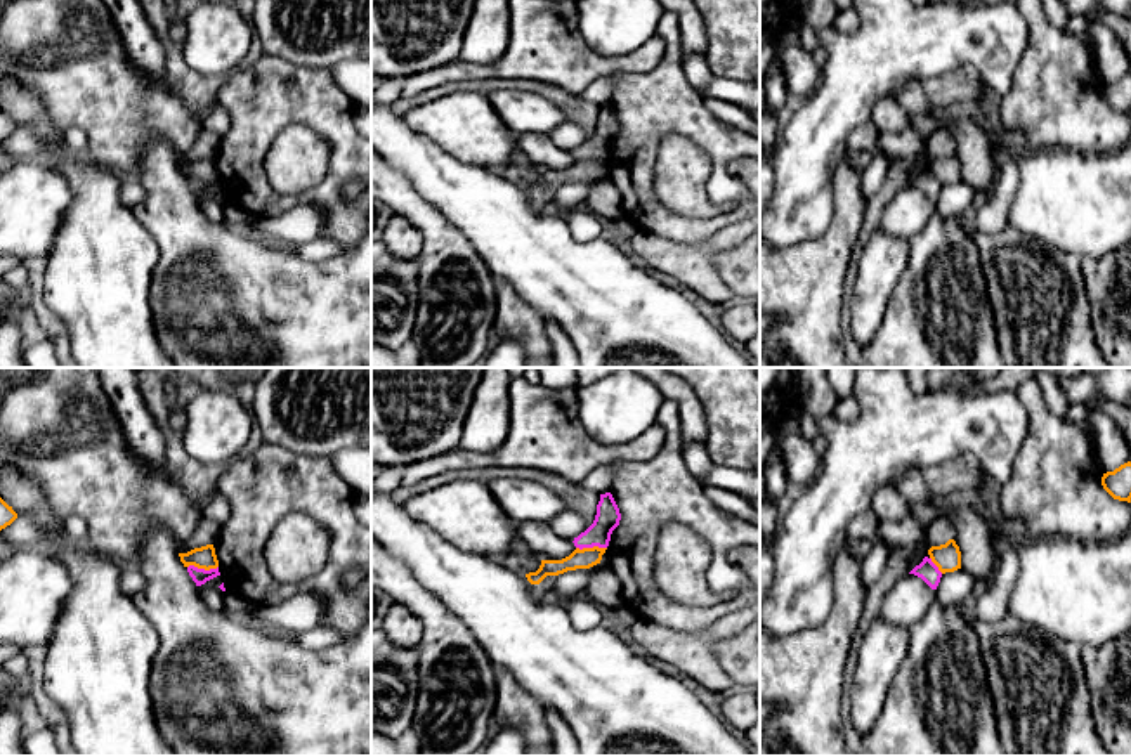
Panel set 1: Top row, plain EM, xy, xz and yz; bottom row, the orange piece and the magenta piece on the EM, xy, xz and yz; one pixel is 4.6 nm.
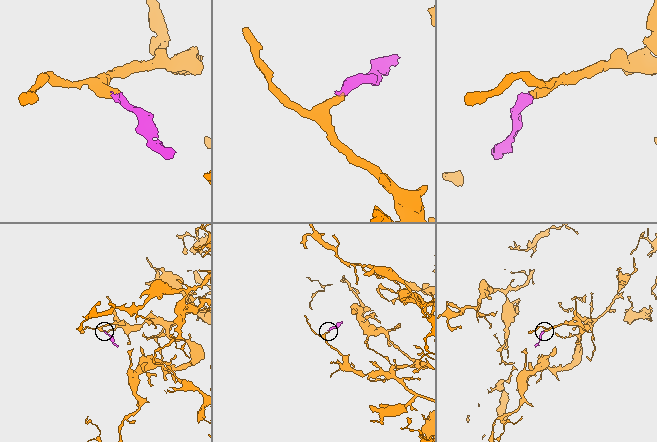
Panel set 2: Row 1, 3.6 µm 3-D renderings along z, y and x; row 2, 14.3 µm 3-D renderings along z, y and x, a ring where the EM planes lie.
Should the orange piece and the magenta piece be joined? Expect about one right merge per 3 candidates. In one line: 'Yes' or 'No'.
No

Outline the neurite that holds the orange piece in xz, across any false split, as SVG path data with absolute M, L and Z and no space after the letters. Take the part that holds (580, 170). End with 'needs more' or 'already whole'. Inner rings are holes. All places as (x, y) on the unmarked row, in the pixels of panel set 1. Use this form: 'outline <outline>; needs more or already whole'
outline M598 158L583 161L576 160L569 168L562 172L541 172L539 180L536 184L526 186L526 189L531 196L539 196L546 187L559 187L576 180L590 180L600 175L605 161L607 160Z; already whole

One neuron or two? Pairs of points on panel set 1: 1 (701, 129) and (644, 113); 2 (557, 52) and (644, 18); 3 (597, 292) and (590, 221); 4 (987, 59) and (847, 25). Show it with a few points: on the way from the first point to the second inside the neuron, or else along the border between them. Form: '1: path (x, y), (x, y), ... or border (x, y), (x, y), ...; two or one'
1: path (687, 117), (684, 113), (658, 113); one
2: border (576, 18), (581, 40), (592, 51), (621, 56); two
3: border (561, 215), (580, 240), (599, 236); two
4: border (861, 18), (861, 26), (854, 33), (836, 32); two

